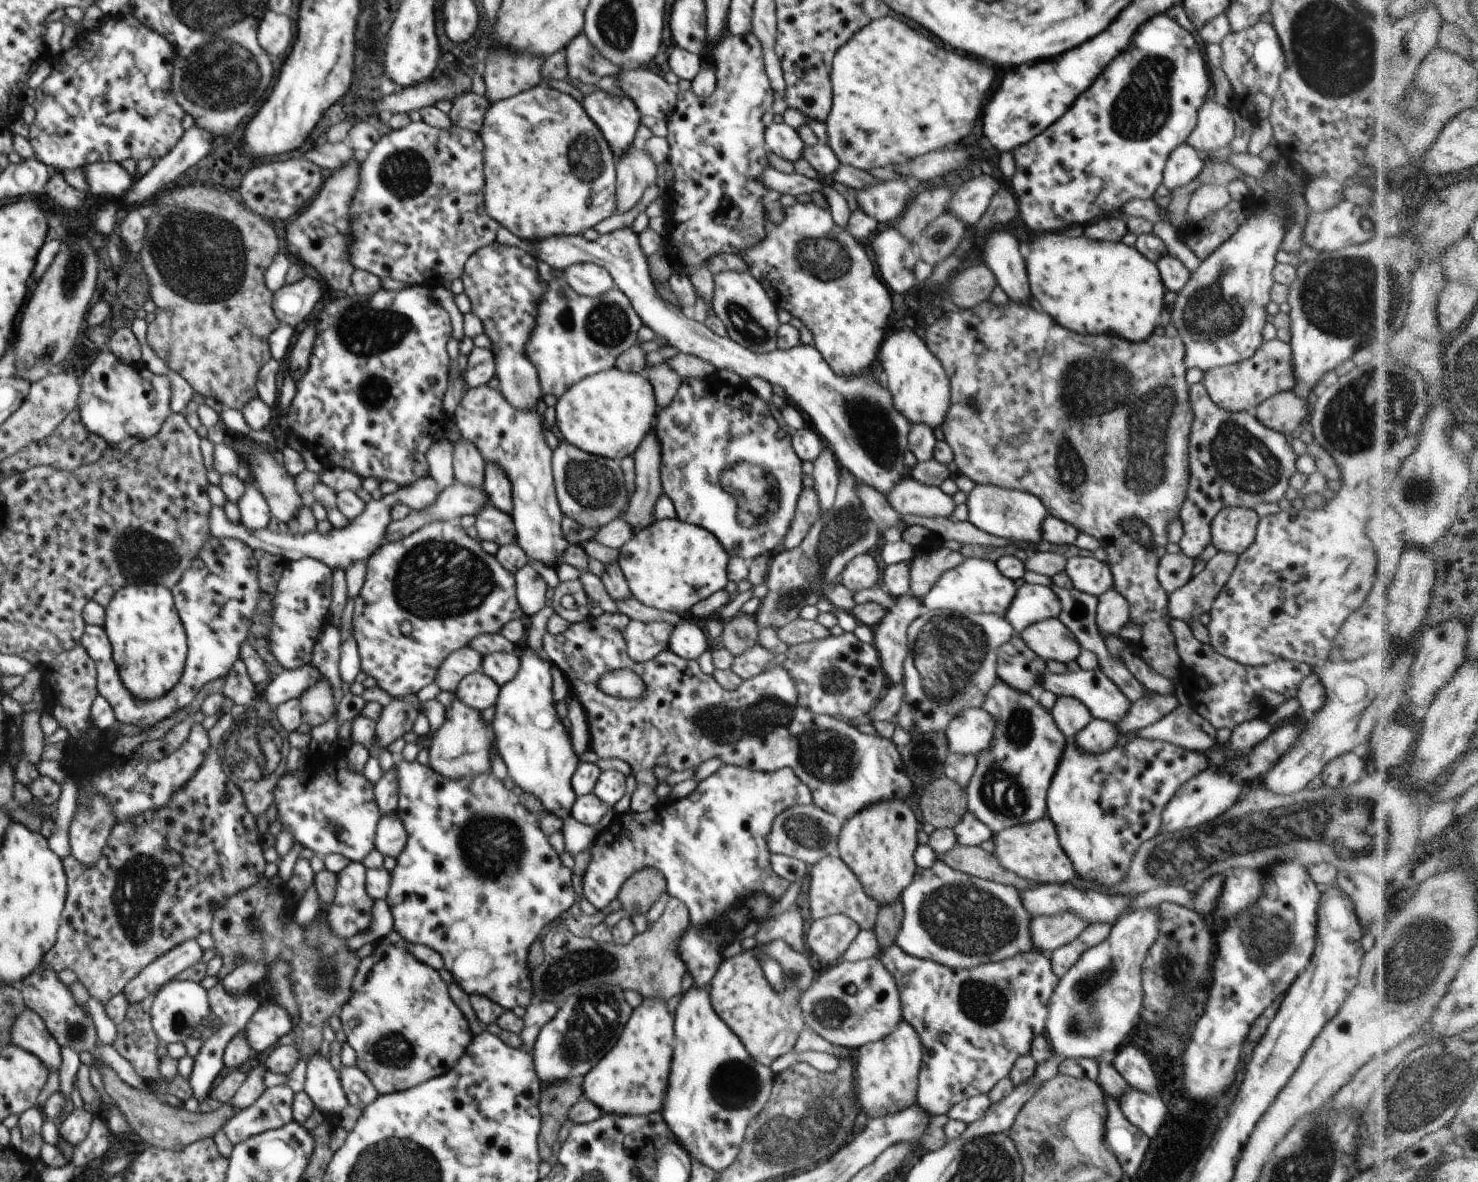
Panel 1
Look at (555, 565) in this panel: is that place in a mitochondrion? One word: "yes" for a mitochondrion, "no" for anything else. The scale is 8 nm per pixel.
no

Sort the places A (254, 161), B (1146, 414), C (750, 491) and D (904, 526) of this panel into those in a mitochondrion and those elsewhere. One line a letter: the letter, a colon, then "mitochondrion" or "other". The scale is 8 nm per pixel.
A: other
B: mitochondrion
C: mitochondrion
D: other

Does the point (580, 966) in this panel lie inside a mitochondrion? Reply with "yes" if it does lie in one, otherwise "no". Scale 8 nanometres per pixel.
yes

